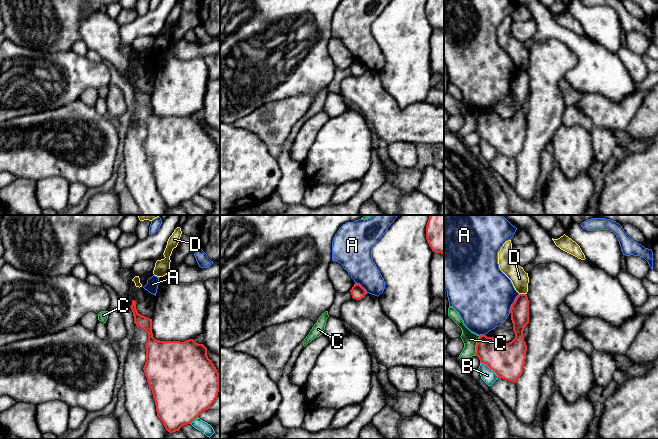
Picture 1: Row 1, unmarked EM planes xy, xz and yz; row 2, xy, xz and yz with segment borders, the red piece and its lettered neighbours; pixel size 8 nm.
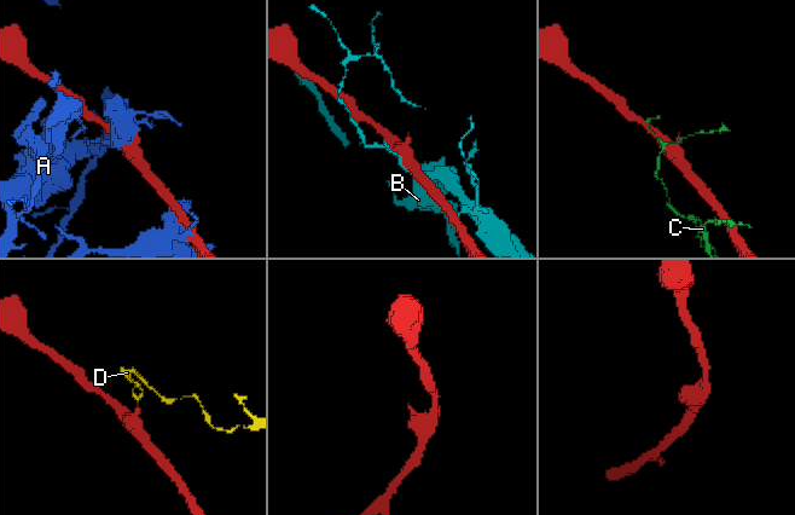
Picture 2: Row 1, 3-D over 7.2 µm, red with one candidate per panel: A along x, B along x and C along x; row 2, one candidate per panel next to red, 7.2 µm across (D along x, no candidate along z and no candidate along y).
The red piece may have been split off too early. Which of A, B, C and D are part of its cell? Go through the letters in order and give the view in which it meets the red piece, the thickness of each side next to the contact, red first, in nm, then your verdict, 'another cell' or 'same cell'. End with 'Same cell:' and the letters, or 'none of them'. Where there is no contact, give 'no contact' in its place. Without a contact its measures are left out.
A: contact in yz; calibres 150 and 480 nm; another cell
B: contact in yz; calibres 280 and 110 nm; another cell
C: contact in yz; calibres 260 and 120 nm; another cell
D: contact in yz; calibres 150 and 140 nm; another cell
Same cell: none of them

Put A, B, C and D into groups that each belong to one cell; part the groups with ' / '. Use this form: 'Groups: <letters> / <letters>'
Groups: A / B / C / D

